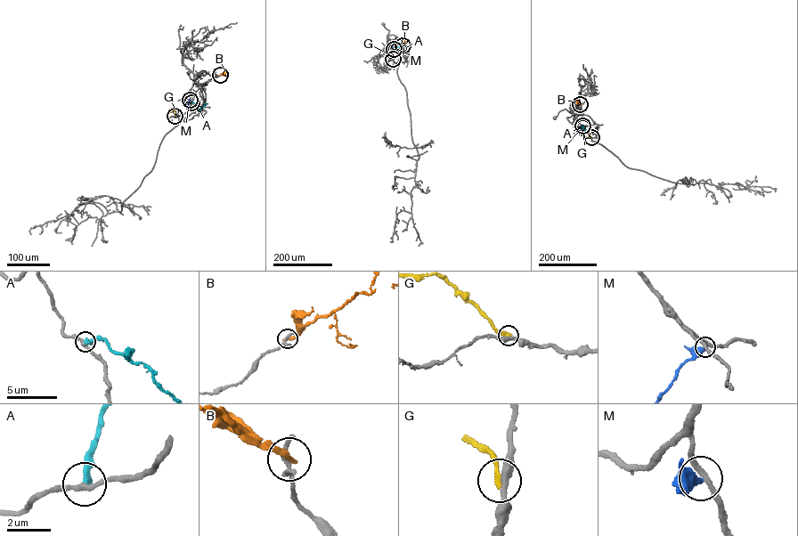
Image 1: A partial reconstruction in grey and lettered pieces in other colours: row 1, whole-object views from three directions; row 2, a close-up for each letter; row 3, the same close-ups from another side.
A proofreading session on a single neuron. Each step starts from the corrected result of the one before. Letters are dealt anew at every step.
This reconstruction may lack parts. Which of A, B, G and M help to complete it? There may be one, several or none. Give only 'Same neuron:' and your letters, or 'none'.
Same neuron: none

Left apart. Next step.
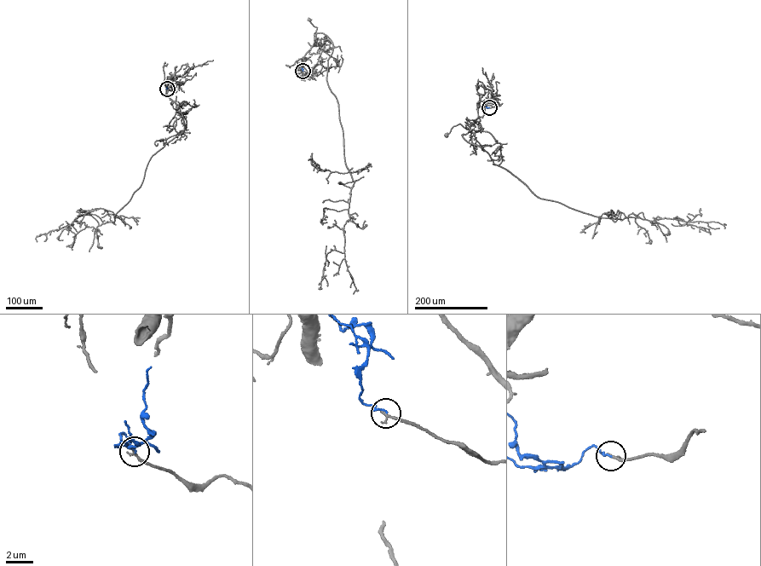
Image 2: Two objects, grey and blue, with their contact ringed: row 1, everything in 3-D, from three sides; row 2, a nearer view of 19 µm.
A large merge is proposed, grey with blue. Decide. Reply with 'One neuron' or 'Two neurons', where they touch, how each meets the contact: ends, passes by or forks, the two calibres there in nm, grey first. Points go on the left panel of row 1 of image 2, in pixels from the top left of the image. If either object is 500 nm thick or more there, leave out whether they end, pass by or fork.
Two neurons. Place: (167, 89). At the ring grey ends. At the ring blue passes by. Thickness 240 nm (grey) against 80 nm

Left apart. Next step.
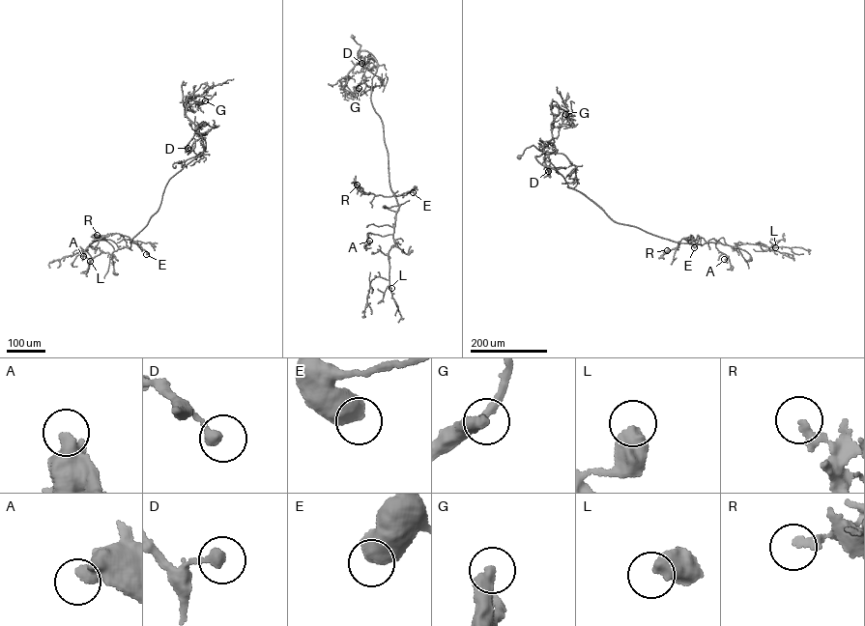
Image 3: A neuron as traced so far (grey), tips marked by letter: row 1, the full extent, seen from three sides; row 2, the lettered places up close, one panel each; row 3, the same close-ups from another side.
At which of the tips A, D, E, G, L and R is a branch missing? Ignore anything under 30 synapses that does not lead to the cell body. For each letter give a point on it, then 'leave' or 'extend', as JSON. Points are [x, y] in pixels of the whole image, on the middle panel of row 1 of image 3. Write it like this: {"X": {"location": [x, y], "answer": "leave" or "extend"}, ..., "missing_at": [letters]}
{"A": {"location": [369, 241], "answer": "leave"}, "D": {"location": [361, 63], "answer": "leave"}, "E": {"location": [413, 192], "answer": "leave"}, "G": {"location": [359, 88], "answer": "extend"}, "L": {"location": [391, 288], "answer": "leave"}, "R": {"location": [357, 184], "answer": "leave"}, "missing_at": ["G"]}

